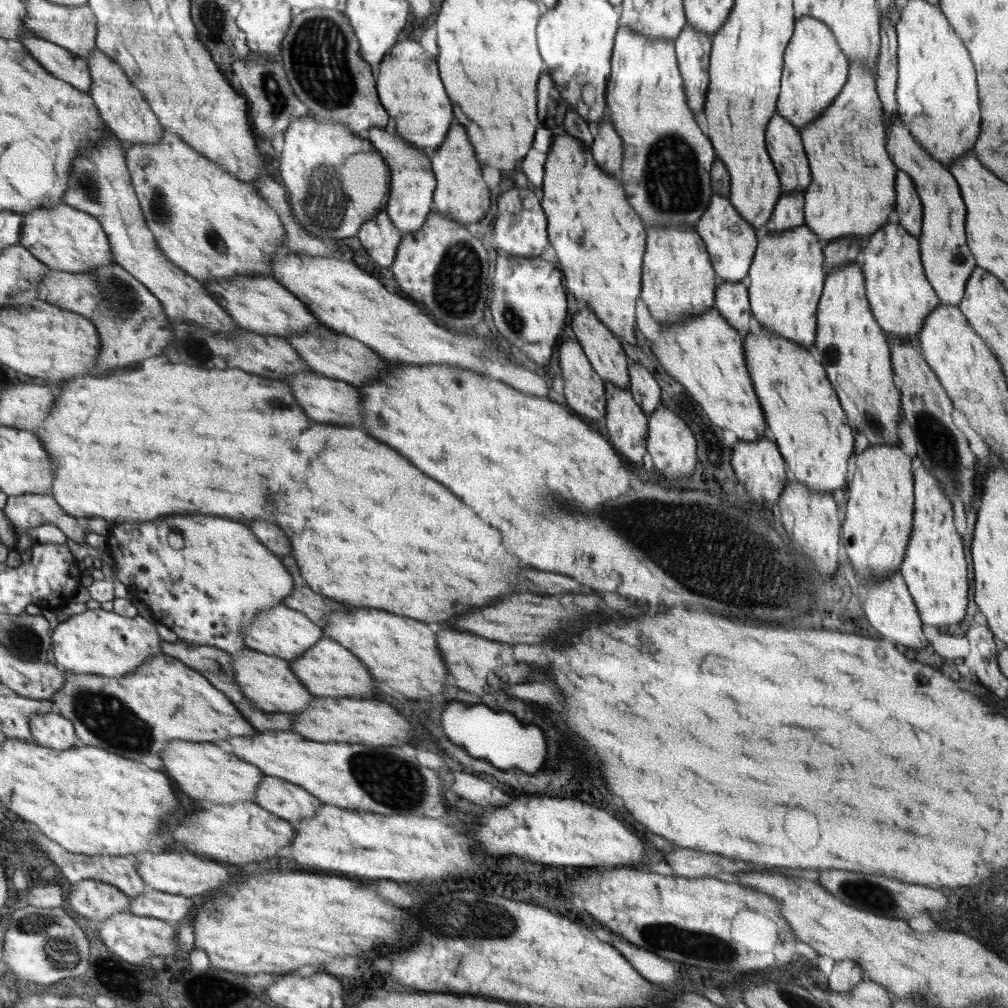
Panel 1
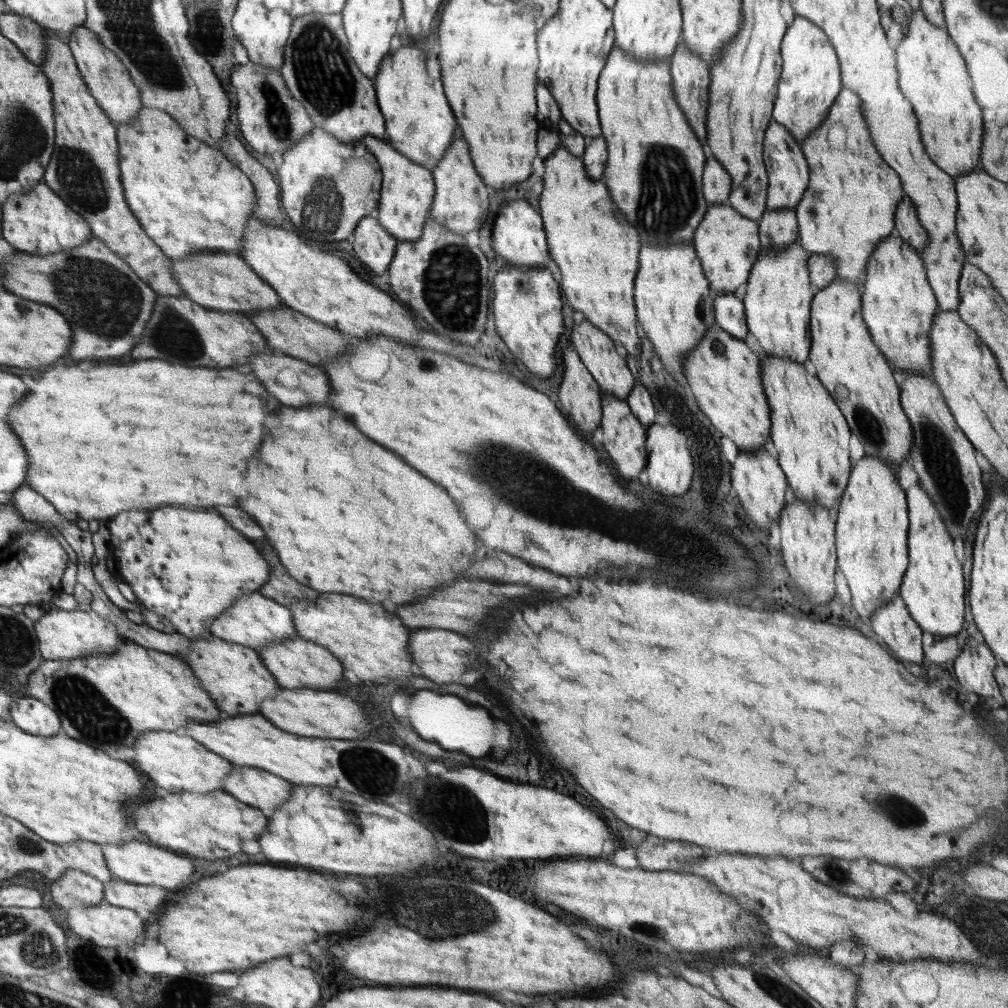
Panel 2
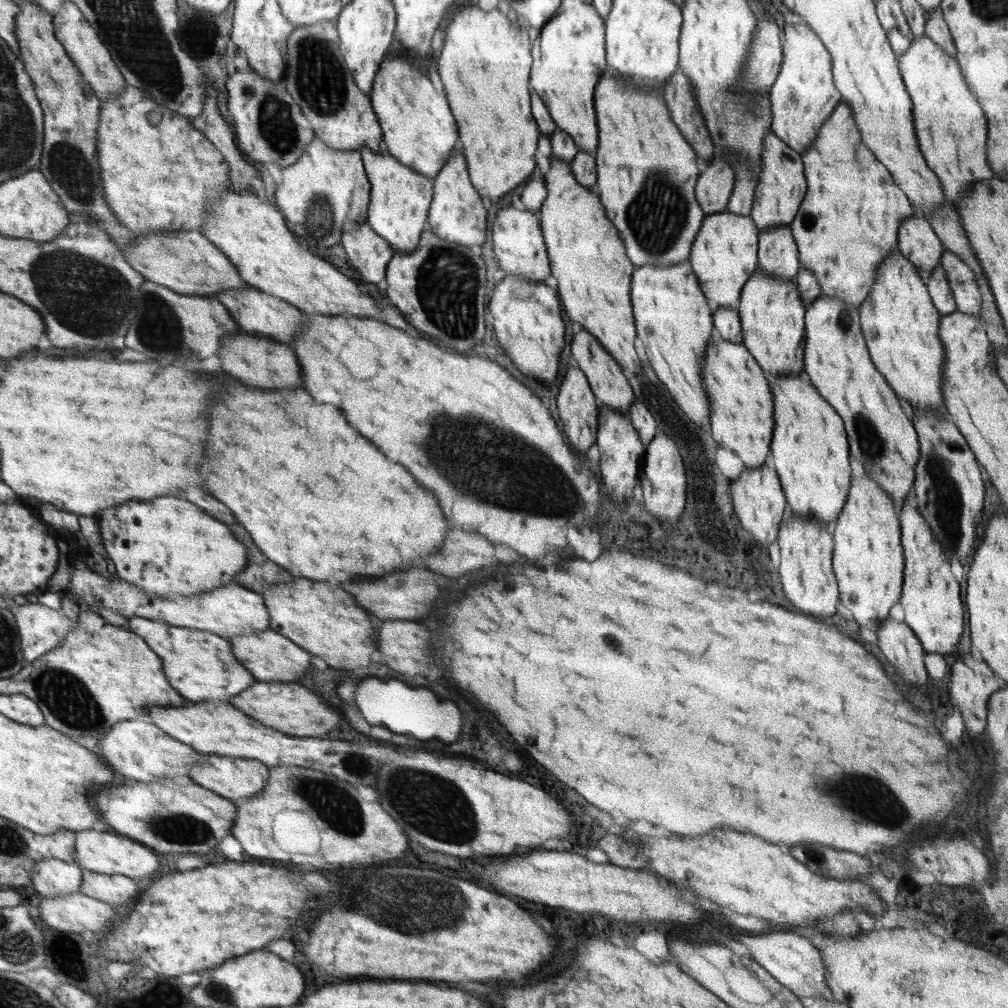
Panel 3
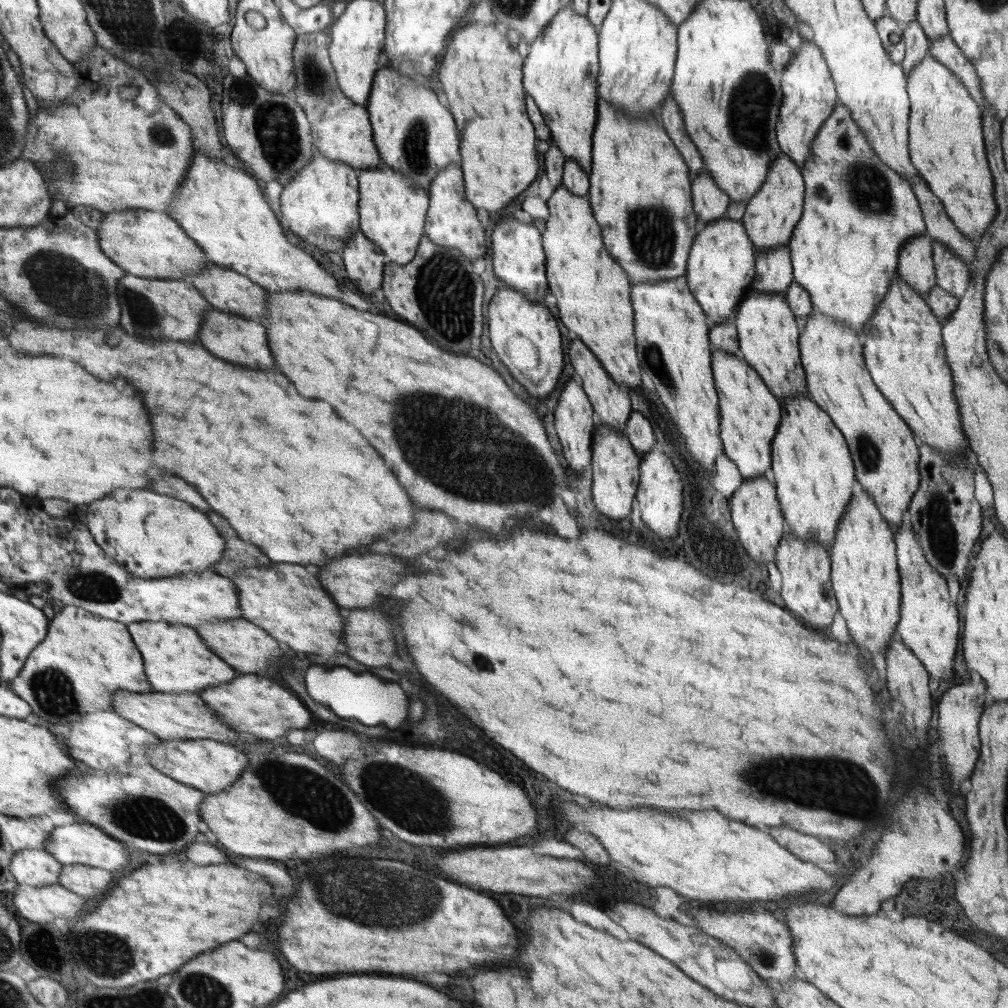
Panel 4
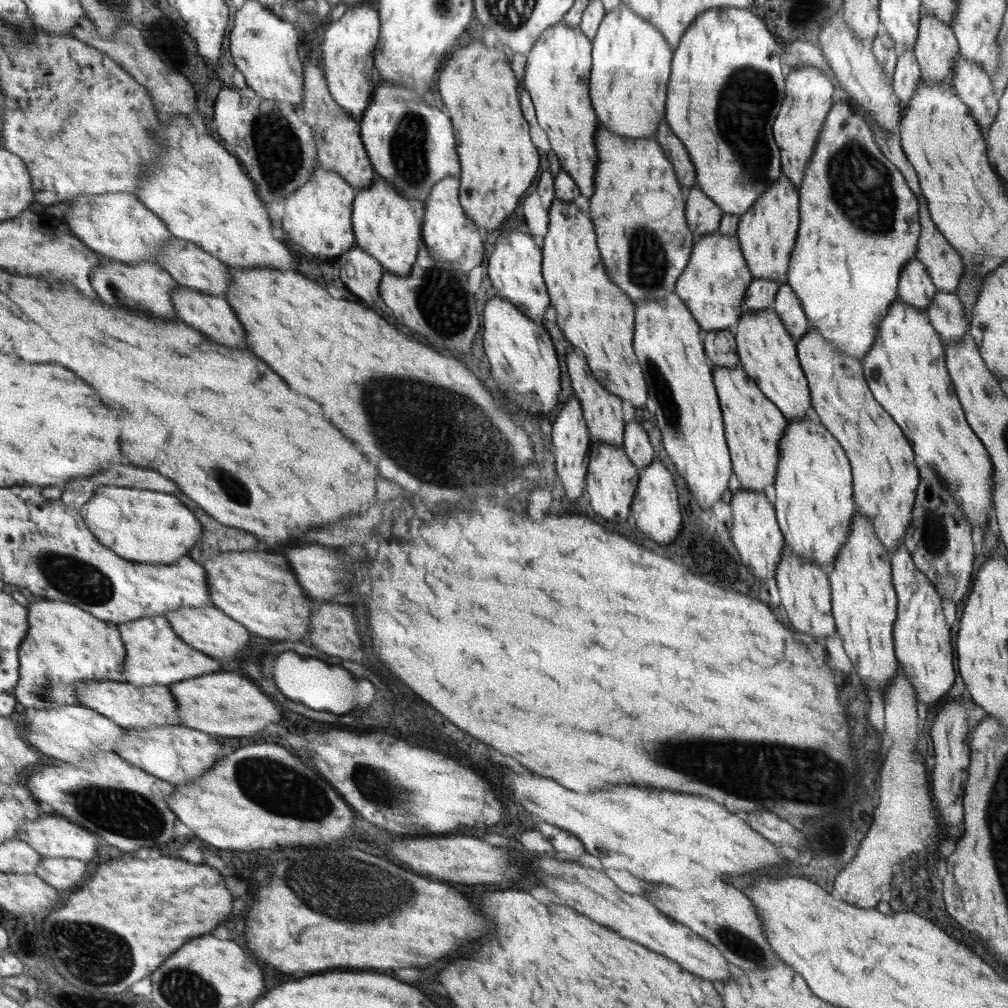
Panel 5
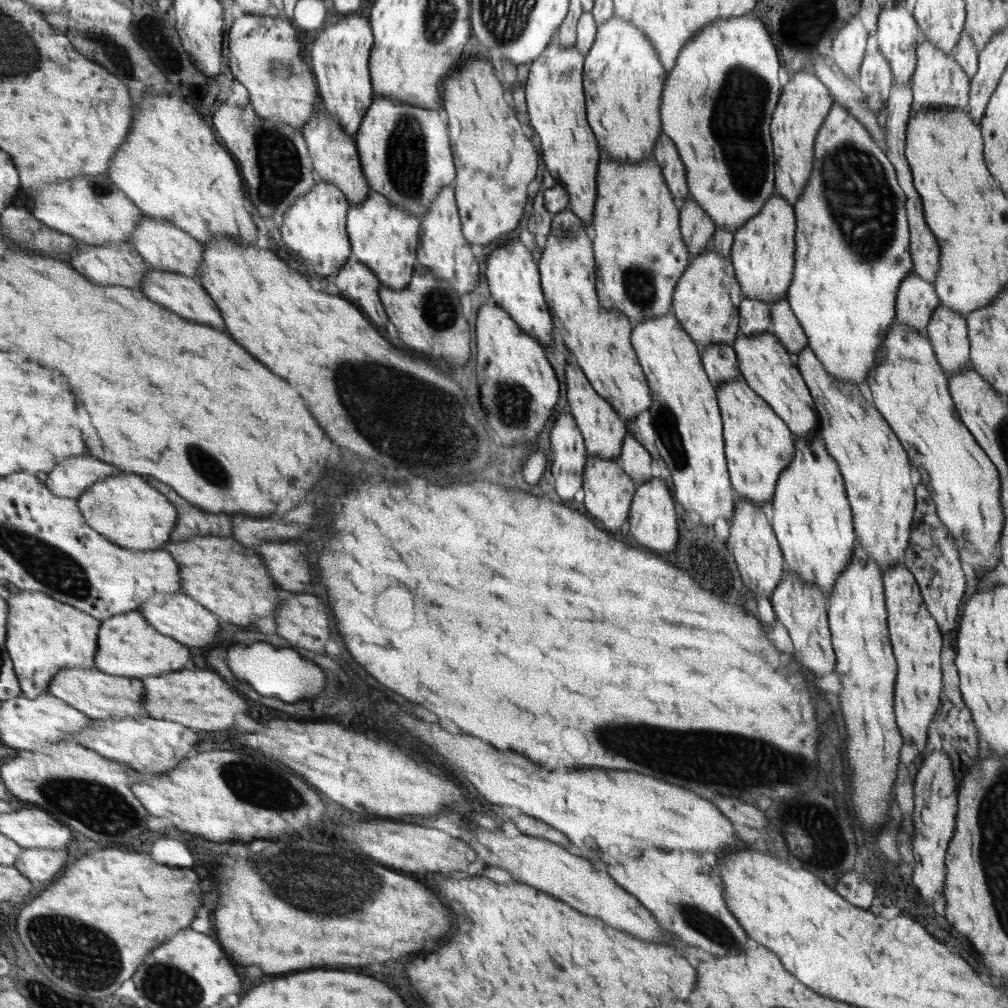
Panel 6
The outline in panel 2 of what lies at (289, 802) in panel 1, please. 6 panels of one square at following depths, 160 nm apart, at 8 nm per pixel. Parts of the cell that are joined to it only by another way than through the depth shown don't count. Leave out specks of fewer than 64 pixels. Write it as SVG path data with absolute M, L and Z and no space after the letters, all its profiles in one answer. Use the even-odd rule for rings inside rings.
M236 766L225 777L223 790L270 816L291 797L293 783L258 767Z

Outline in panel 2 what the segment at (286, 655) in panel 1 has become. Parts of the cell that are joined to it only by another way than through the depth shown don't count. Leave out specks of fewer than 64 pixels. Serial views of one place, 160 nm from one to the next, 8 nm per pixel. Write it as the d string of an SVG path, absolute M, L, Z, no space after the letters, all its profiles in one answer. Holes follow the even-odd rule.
M250 593L238 598L229 609L211 620L206 626L209 626L214 637L248 646L258 651L259 648L264 648L271 642L282 642L298 636L294 625L291 610L288 610L286 606L266 598L260 593Z

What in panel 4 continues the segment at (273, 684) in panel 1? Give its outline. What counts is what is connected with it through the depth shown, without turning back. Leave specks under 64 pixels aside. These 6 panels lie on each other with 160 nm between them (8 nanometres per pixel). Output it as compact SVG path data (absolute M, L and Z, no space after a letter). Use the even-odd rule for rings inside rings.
M142 621L130 623L128 625L128 630L145 661L146 676L154 690L157 692L200 693L210 686L233 681L234 678L238 676L238 673L225 661L225 659L220 658L213 650L210 650L210 647L205 643L205 640L202 639L201 636L198 635L198 632L192 627L166 621Z

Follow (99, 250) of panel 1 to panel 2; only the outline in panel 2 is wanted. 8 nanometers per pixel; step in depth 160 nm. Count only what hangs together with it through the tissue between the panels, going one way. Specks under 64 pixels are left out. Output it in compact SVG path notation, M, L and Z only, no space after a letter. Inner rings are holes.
M44 181L31 186L24 194L11 194L2 206L4 222L1 237L5 238L16 251L52 254L82 246L93 237L89 223Z

